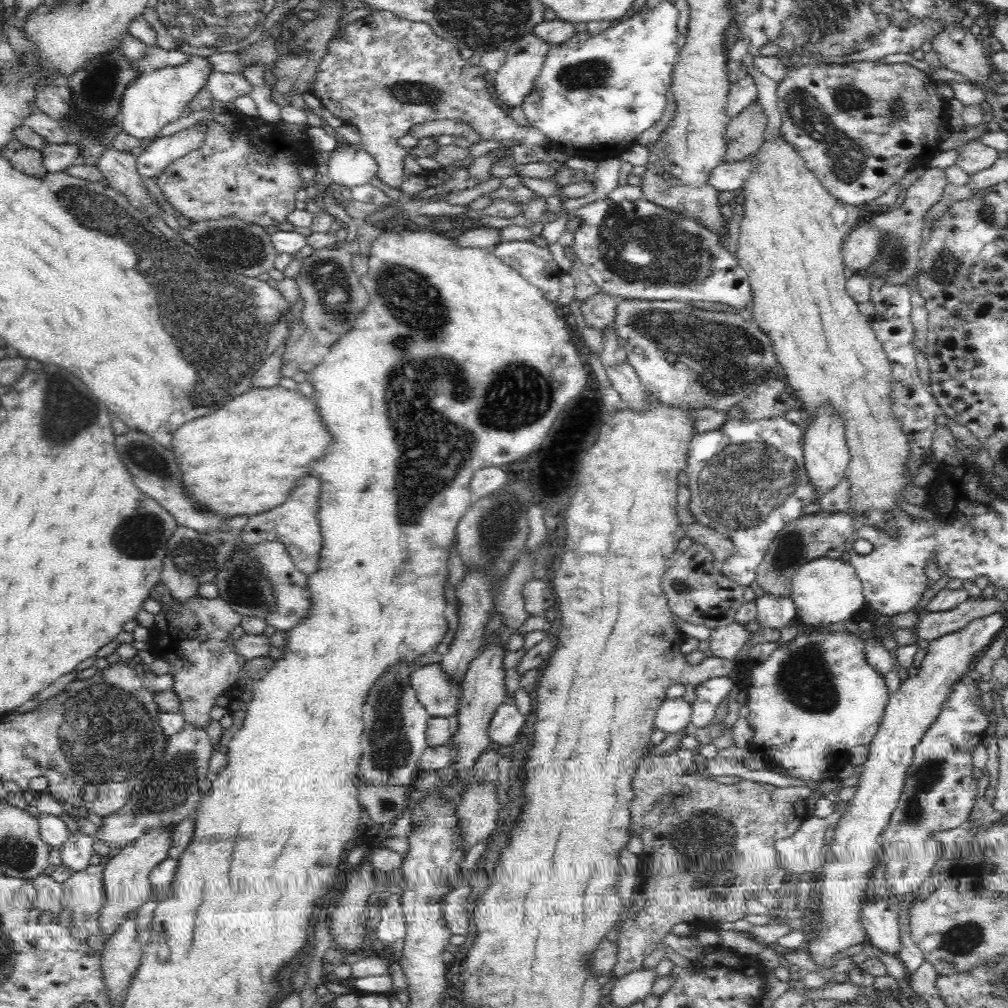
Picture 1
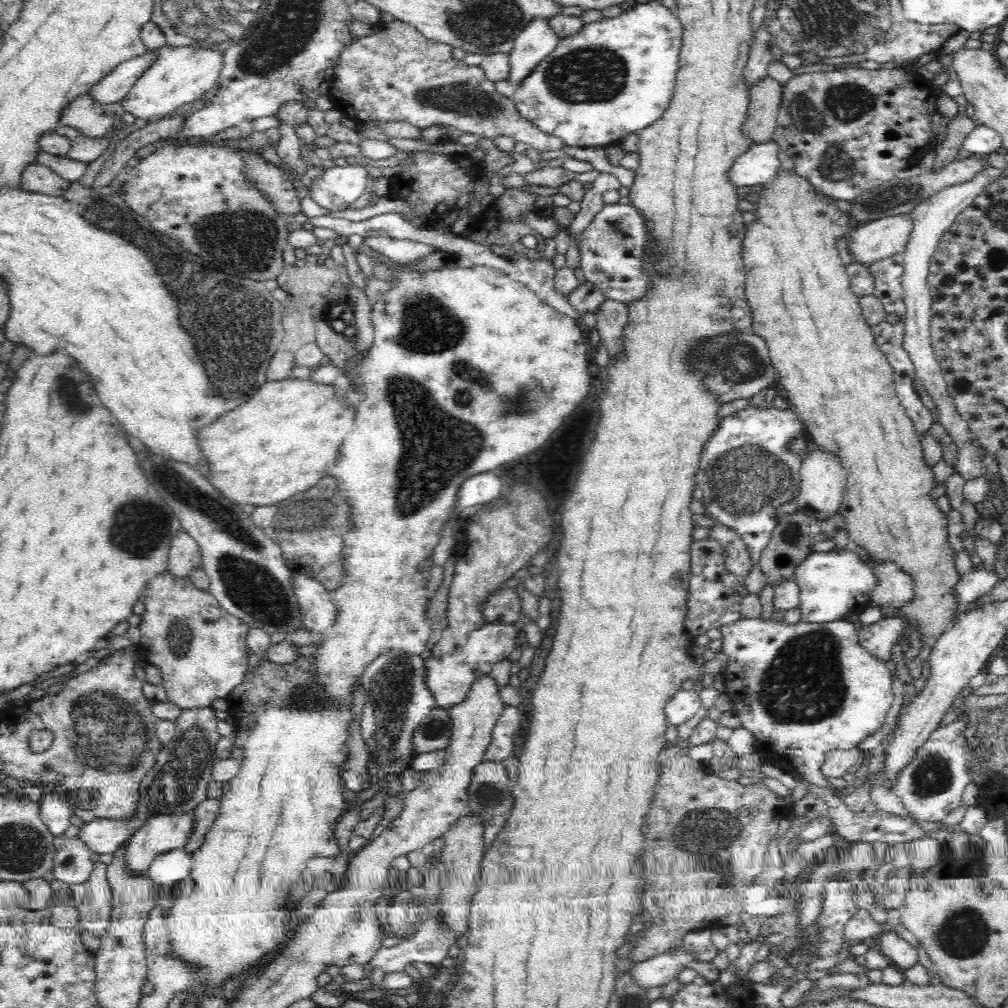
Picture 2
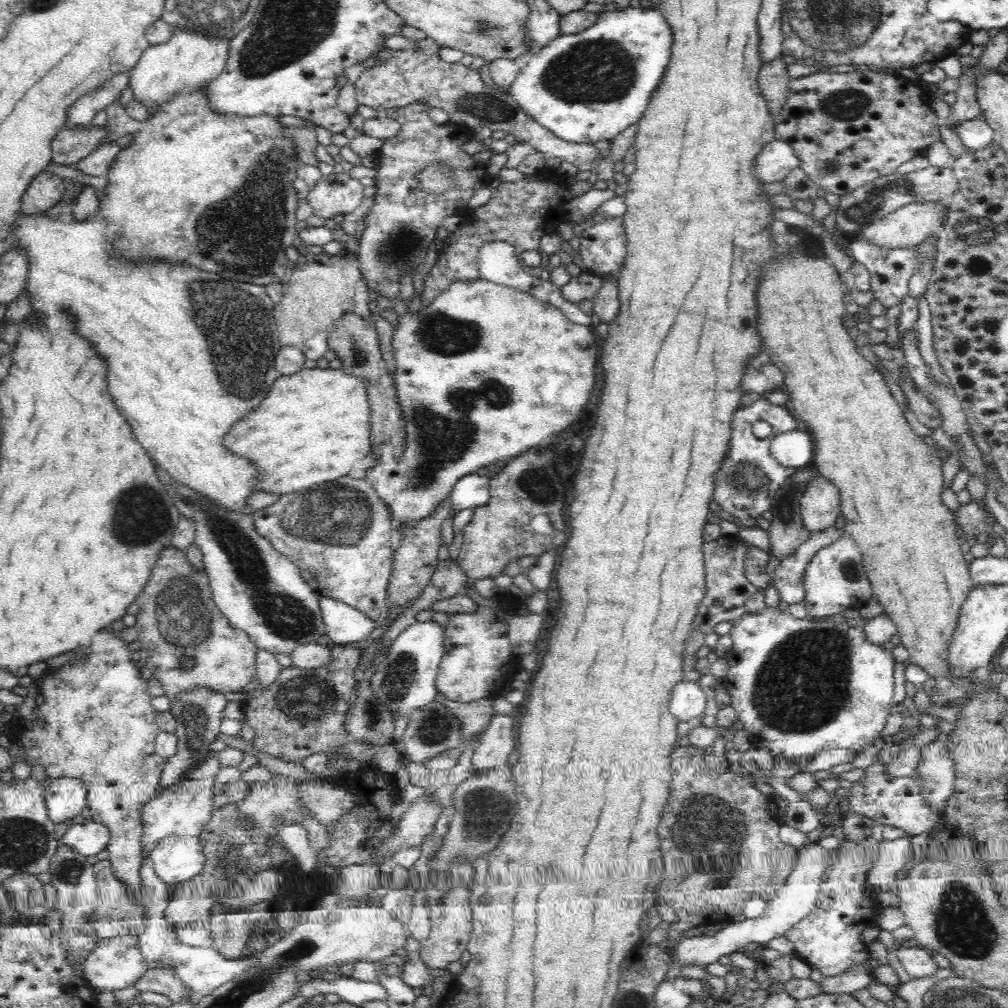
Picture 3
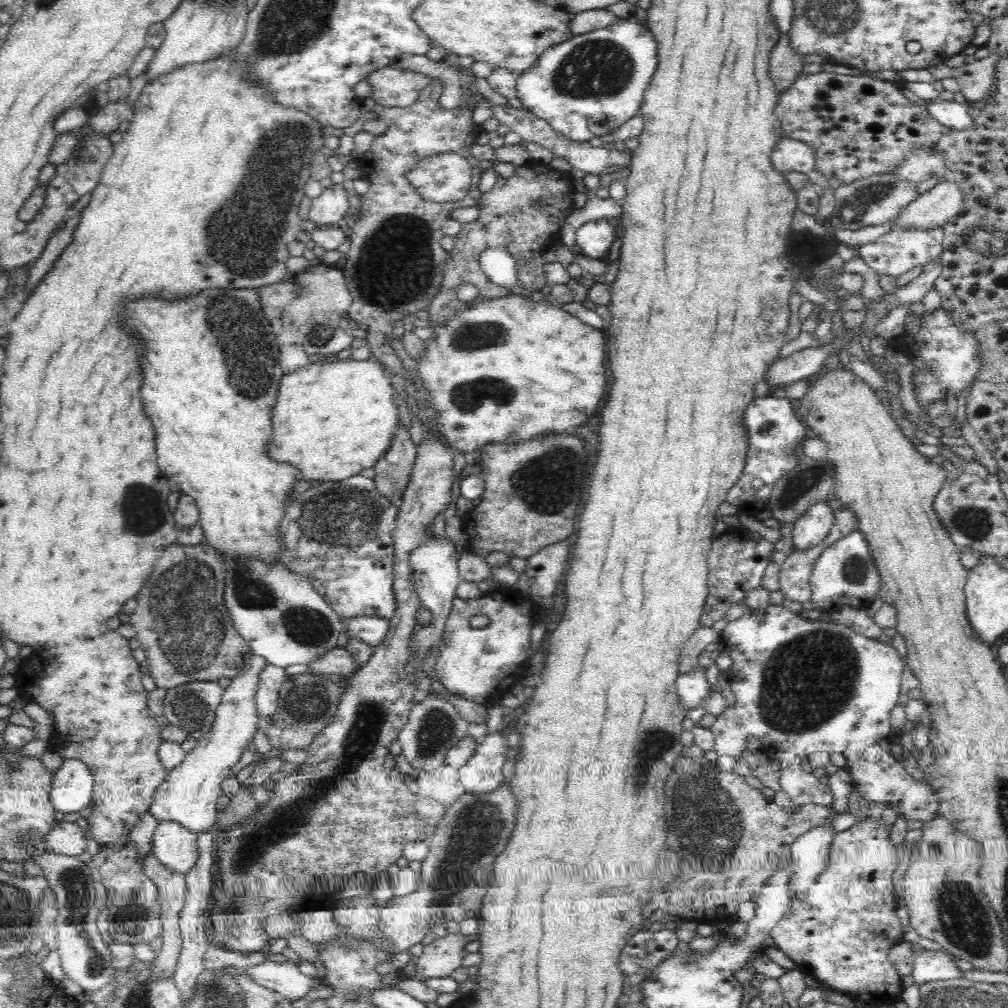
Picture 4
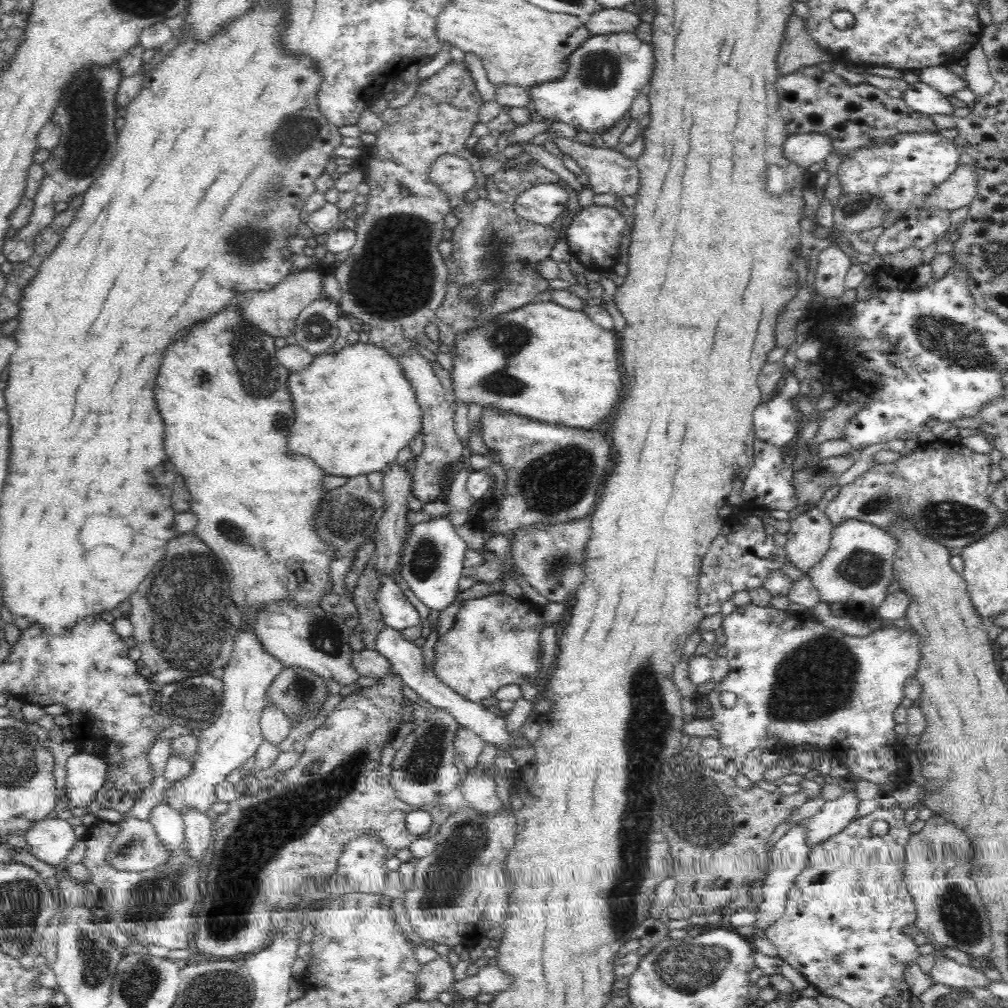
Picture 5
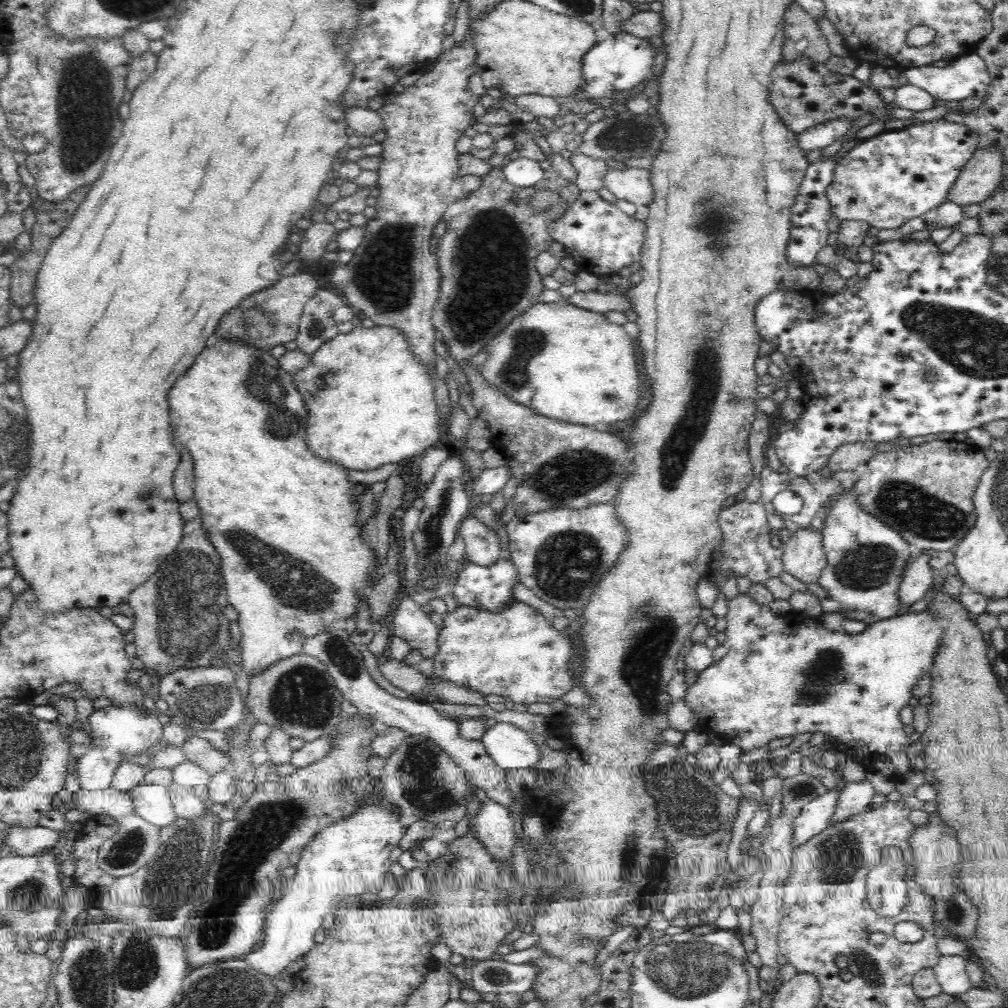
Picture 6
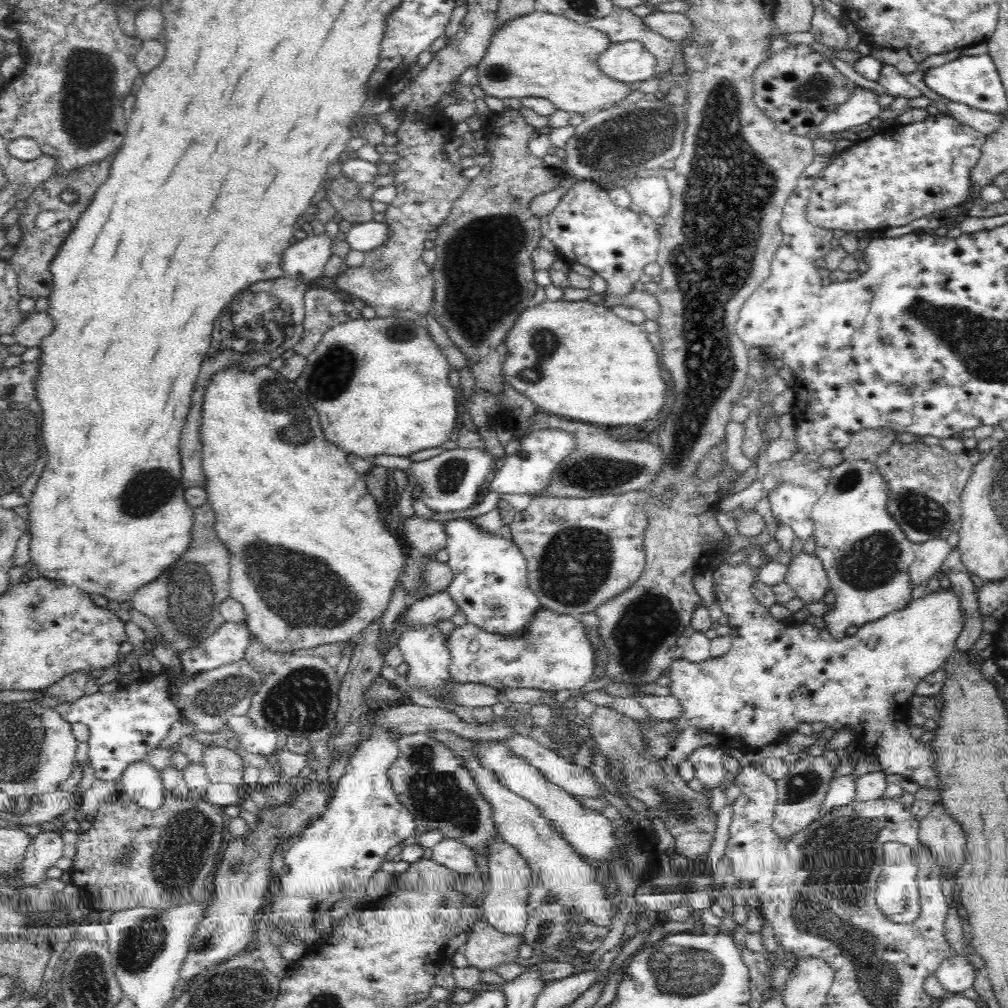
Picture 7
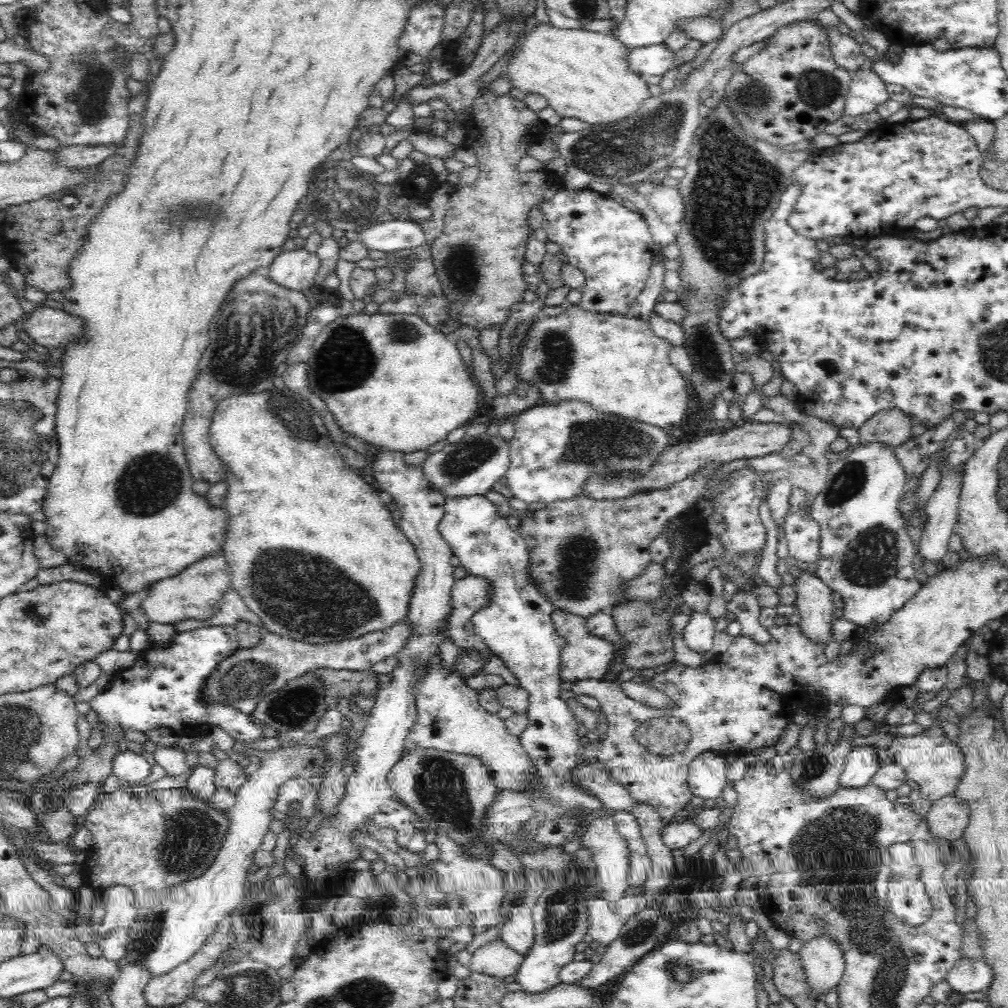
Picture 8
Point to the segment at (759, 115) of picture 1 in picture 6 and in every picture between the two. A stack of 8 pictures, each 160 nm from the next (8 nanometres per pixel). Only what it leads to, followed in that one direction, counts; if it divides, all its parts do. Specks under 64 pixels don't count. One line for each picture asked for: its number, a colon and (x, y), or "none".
2: (766, 95)
3: (773, 78)
4: (785, 64)
5: (798, 50)
6: (802, 36)

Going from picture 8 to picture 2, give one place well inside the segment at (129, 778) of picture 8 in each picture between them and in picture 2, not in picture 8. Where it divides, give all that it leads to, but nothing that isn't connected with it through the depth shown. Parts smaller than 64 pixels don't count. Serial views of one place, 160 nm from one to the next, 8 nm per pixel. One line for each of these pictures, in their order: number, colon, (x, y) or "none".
2: (169, 868)
3: (177, 859)
4: (174, 846)
5: (169, 826)
6: (152, 802)
7: (142, 782)

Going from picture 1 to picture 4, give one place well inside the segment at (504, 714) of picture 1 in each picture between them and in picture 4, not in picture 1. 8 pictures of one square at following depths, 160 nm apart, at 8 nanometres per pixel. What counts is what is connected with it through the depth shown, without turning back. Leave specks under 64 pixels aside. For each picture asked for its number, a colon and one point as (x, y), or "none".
2: (501, 746)
3: (496, 744)
4: (482, 773)

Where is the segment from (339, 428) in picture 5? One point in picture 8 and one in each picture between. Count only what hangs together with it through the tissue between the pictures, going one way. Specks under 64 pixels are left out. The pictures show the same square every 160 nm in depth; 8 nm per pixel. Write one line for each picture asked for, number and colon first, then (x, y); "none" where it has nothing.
6: (369, 400)
7: (381, 386)
8: (394, 380)

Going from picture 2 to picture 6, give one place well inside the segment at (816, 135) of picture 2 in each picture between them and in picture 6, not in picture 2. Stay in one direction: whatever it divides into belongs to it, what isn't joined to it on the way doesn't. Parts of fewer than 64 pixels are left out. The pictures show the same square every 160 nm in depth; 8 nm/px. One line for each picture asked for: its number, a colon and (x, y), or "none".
3: (846, 128)
4: (859, 127)
5: (810, 100)
6: (805, 93)

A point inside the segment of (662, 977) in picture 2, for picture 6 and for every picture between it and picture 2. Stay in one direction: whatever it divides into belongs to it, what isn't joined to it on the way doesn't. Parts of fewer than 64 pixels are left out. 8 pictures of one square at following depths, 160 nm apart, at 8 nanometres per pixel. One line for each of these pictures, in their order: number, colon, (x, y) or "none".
3: (797, 898)
4: (810, 852)
5: (834, 816)
6: (855, 797)

